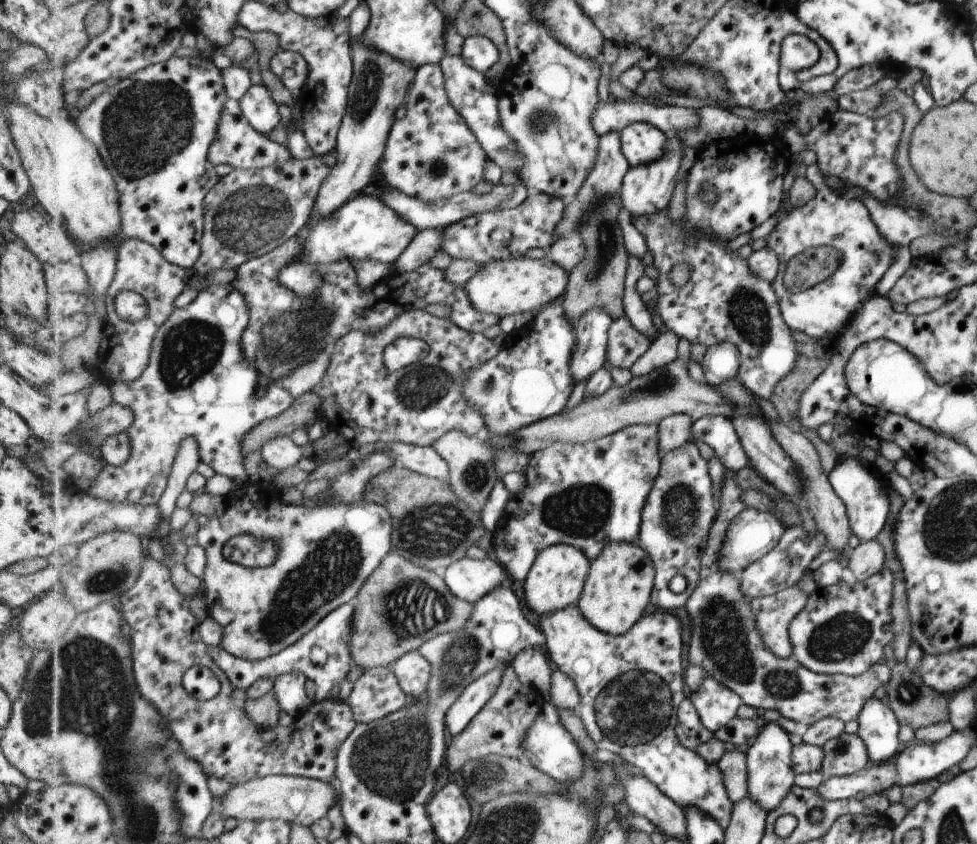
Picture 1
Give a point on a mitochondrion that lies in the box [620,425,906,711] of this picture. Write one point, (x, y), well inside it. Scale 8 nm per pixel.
(721, 630)

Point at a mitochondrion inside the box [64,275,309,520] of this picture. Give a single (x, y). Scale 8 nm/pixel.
(191, 348)

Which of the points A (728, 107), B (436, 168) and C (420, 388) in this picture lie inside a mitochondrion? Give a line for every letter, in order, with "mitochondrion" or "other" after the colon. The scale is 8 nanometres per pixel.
A: other
B: mitochondrion
C: mitochondrion

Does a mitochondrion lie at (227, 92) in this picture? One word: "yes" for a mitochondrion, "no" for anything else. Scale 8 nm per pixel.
no

